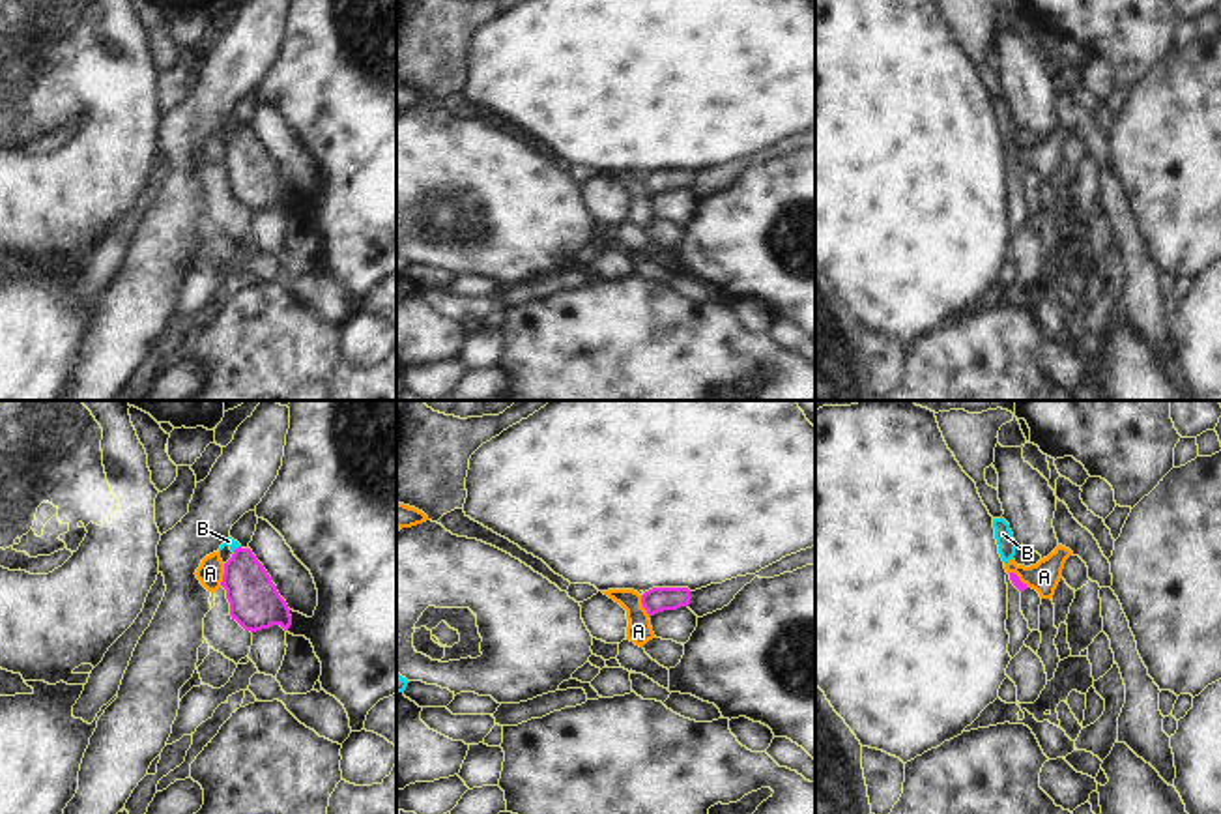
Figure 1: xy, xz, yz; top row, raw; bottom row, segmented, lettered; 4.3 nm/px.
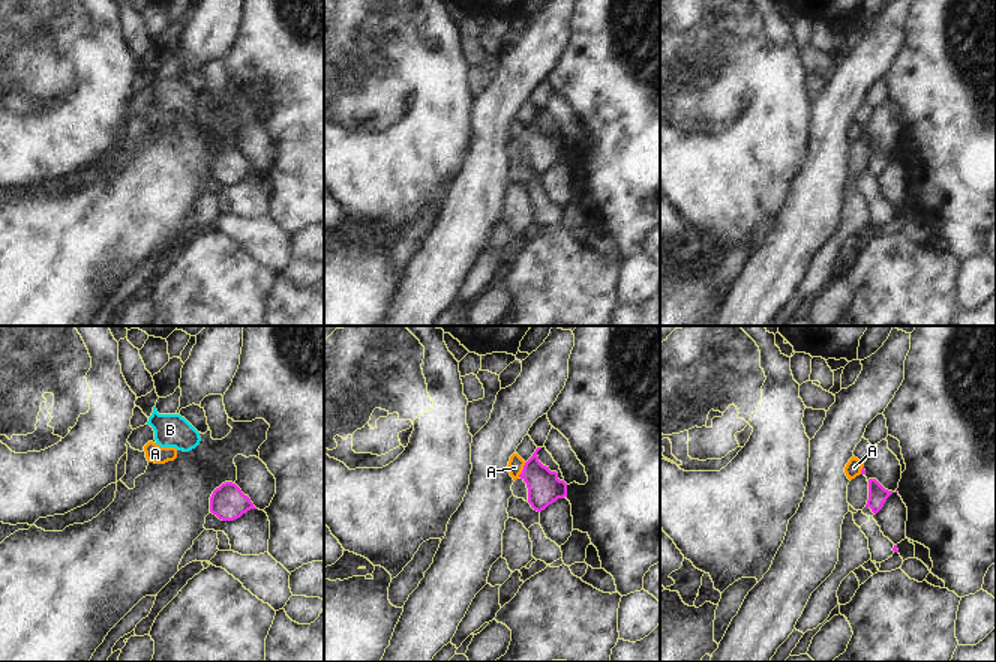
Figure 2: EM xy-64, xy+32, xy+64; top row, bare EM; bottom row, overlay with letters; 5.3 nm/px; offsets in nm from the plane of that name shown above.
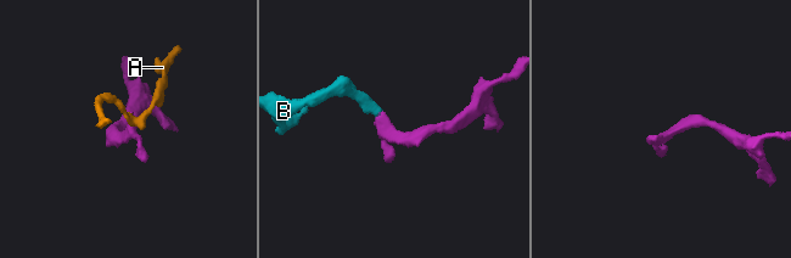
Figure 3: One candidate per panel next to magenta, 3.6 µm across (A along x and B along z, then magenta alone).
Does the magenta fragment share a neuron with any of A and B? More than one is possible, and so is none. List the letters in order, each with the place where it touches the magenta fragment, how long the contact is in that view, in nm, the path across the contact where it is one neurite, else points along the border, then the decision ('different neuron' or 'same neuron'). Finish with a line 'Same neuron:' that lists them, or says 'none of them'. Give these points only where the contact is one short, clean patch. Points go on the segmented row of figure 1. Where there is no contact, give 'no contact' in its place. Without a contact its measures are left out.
A: meets magenta in xy at (223, 575); contact 100 nm long; border along xy (225, 564), (219, 584); different neuron
B: meets magenta in xy at (236, 549); contact 50 nm long; runs through xy (255, 603), (236, 549), (229, 541); same neuron
Same neuron: B

